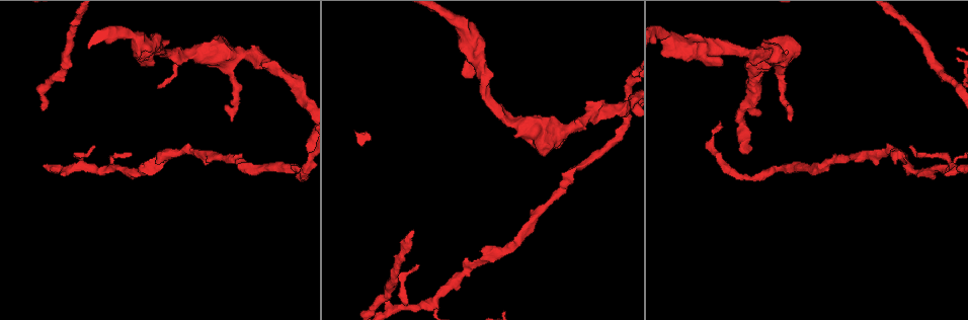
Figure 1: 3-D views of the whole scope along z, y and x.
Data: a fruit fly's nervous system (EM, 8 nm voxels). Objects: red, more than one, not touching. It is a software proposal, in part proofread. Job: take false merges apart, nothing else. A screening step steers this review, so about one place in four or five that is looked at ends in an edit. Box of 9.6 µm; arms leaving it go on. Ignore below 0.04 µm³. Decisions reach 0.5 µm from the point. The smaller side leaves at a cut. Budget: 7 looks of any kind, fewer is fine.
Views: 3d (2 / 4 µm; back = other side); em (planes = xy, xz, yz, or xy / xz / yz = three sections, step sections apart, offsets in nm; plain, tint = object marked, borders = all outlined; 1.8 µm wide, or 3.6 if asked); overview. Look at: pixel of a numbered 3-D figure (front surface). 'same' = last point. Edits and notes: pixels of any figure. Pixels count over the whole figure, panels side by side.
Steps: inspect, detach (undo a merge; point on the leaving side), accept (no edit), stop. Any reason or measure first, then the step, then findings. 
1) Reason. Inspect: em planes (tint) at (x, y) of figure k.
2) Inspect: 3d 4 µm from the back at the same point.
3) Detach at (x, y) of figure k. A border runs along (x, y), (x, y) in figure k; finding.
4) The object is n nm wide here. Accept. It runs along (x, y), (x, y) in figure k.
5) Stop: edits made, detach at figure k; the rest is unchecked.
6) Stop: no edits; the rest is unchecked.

Inspect: 3d 4 µm at (627, 105) of figure 1.

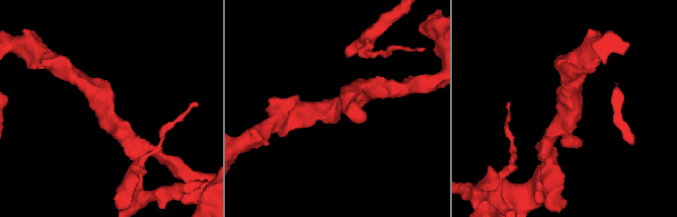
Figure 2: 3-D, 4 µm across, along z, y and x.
Inspect: em 3.6 µm planes (tint) at (107, 118) of figure 2.

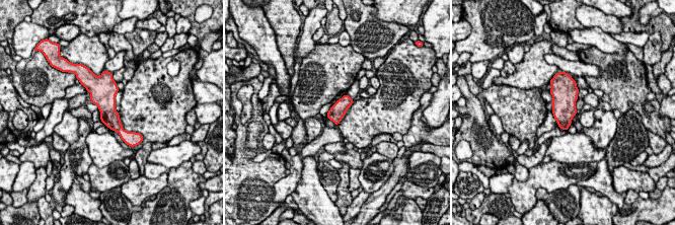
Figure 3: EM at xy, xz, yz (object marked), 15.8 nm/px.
Accept. All the same neuron.

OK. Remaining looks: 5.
Calibre changes. Inspect: 3d 4 µm at (552, 135) of figure 1.

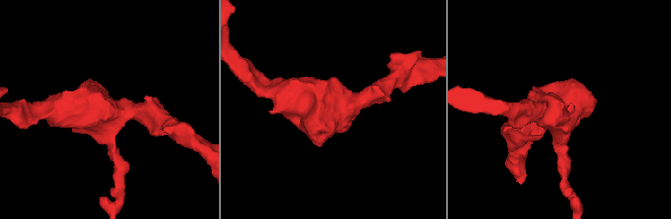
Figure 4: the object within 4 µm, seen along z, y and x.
Now the EM. Inspect: em 3.6 µm planes (tint) at (100, 122) of figure 4.

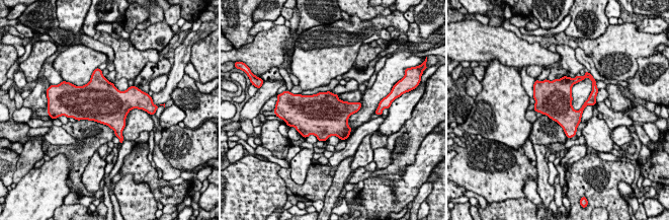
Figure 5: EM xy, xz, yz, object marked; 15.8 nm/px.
Accept. One neuron here.

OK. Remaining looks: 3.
Sudden change in width. Inspect: 3d 2 µm at (109, 168) of figure 1.

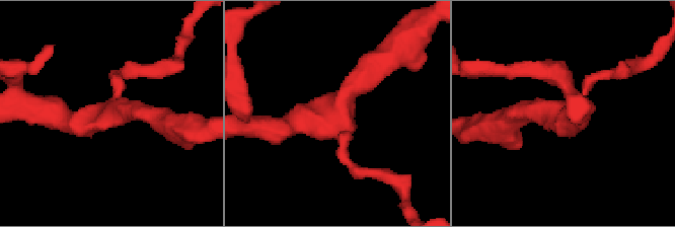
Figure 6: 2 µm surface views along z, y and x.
Inspect: em planes (tint) at (336, 102) of figure 6.

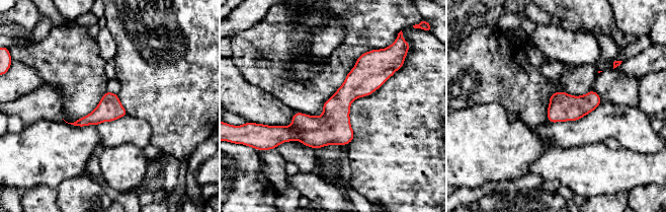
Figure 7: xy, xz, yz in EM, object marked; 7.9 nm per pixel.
Accept. It runs along (385, 75), (315, 129), (276, 128) in figure 7; continuous, no second neuron.

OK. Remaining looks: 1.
Stop: no edits; the rest is unchecked.

